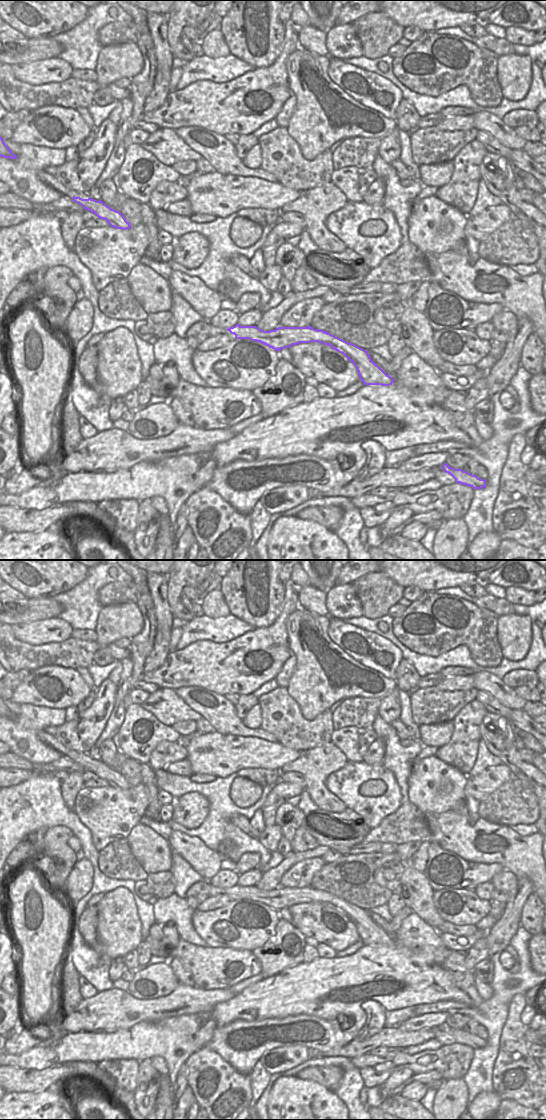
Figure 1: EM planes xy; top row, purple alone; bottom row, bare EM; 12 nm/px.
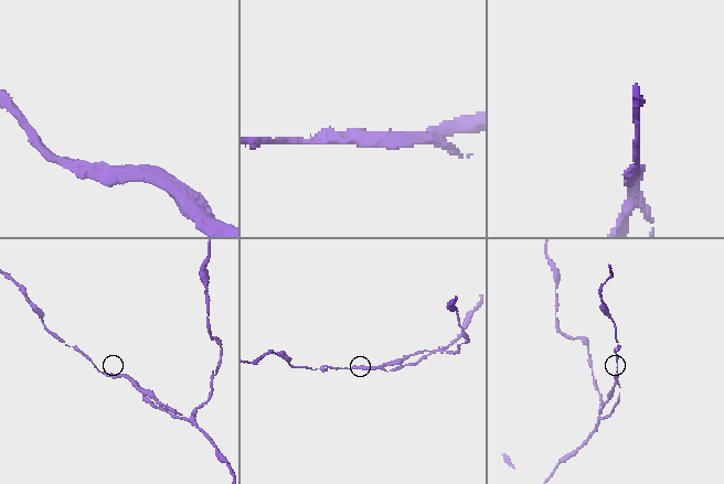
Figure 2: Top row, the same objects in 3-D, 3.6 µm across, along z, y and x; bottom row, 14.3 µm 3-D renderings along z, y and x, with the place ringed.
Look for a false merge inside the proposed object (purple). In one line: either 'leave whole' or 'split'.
split

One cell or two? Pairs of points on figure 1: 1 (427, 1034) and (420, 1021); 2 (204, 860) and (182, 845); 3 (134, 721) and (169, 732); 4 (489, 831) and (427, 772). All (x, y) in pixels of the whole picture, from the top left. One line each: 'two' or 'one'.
1: two
2: one
3: one
4: one

